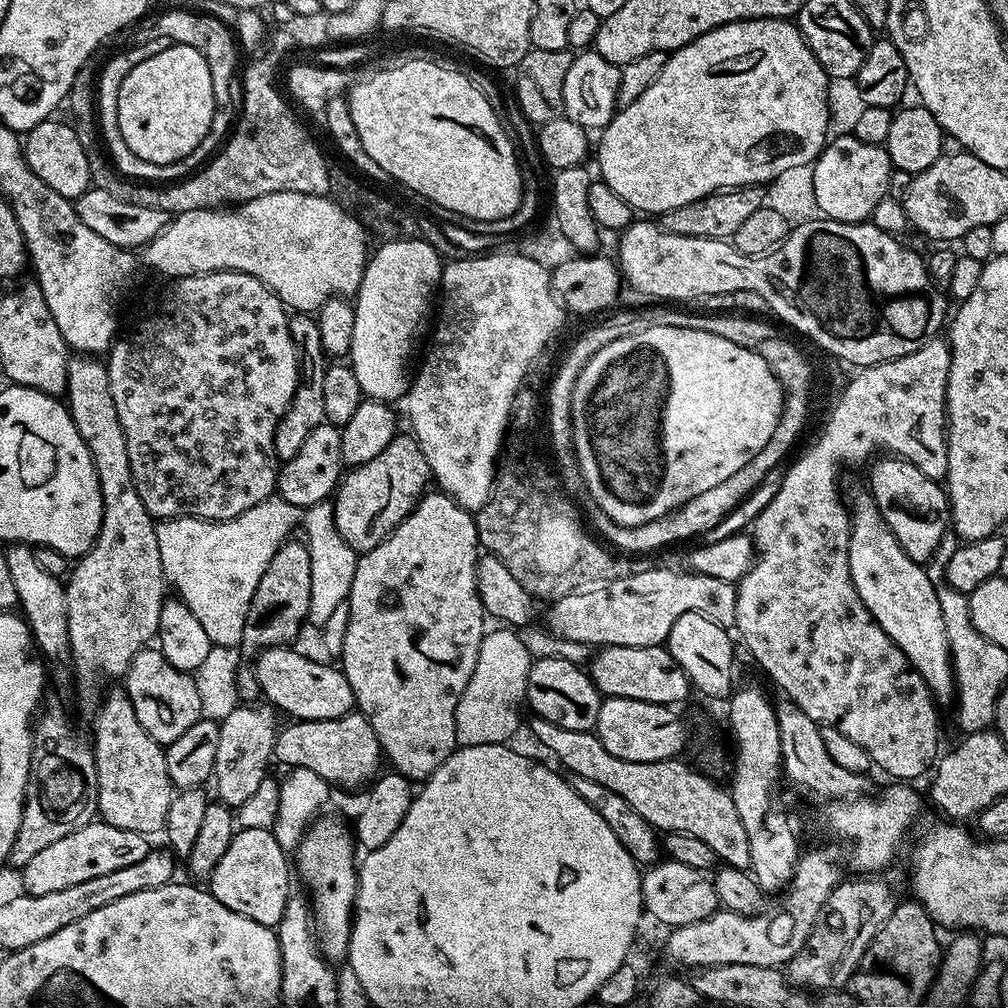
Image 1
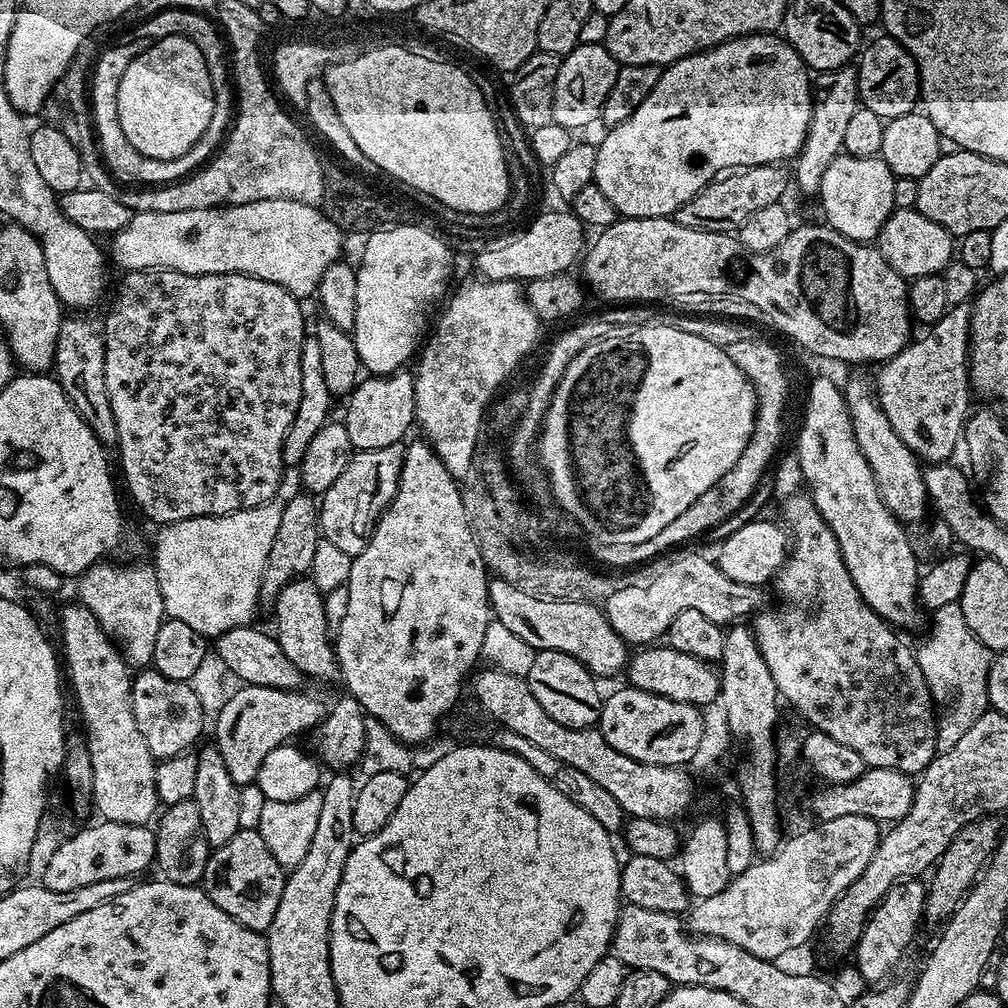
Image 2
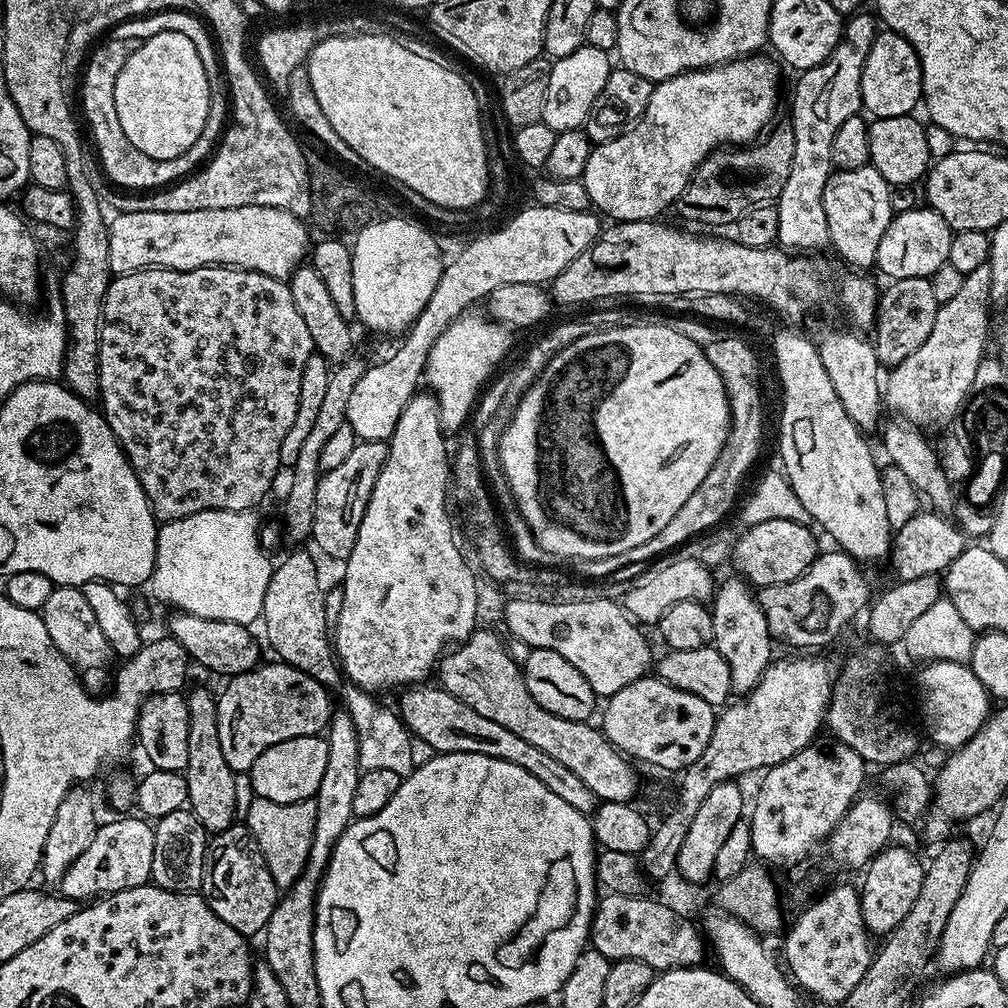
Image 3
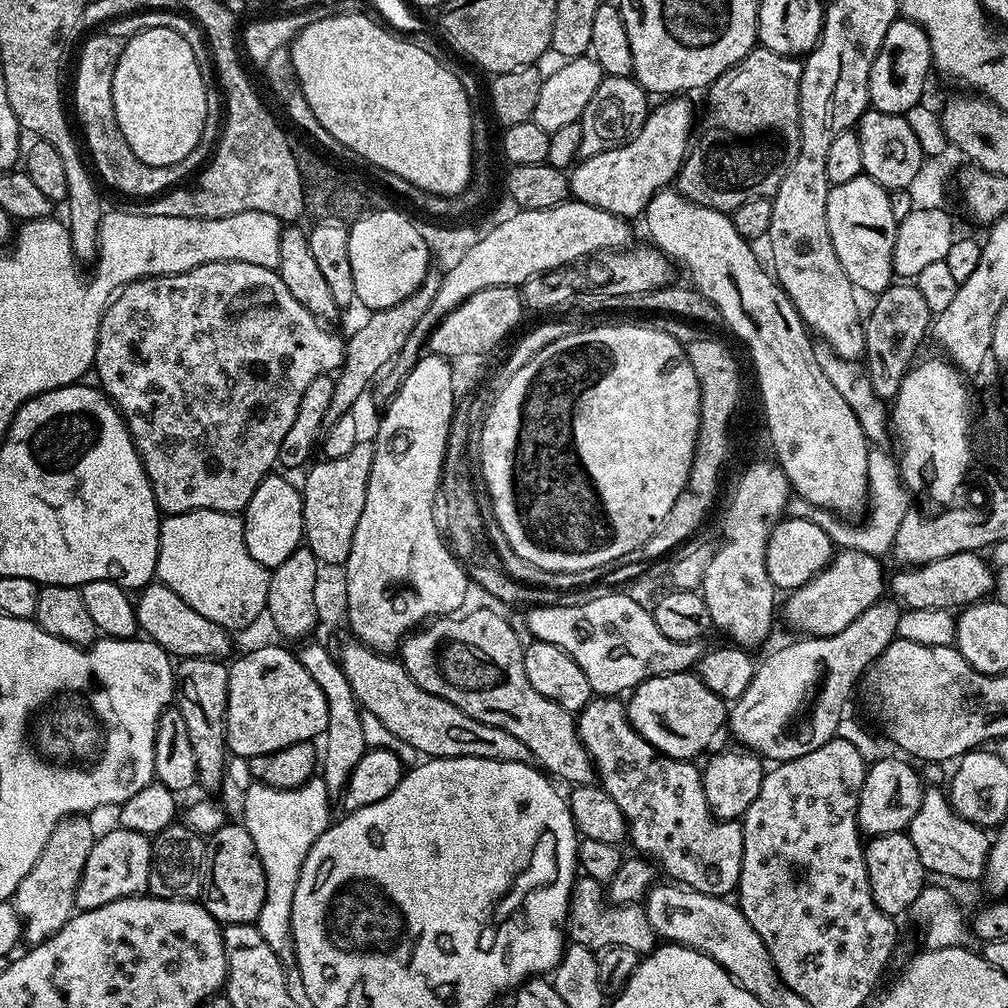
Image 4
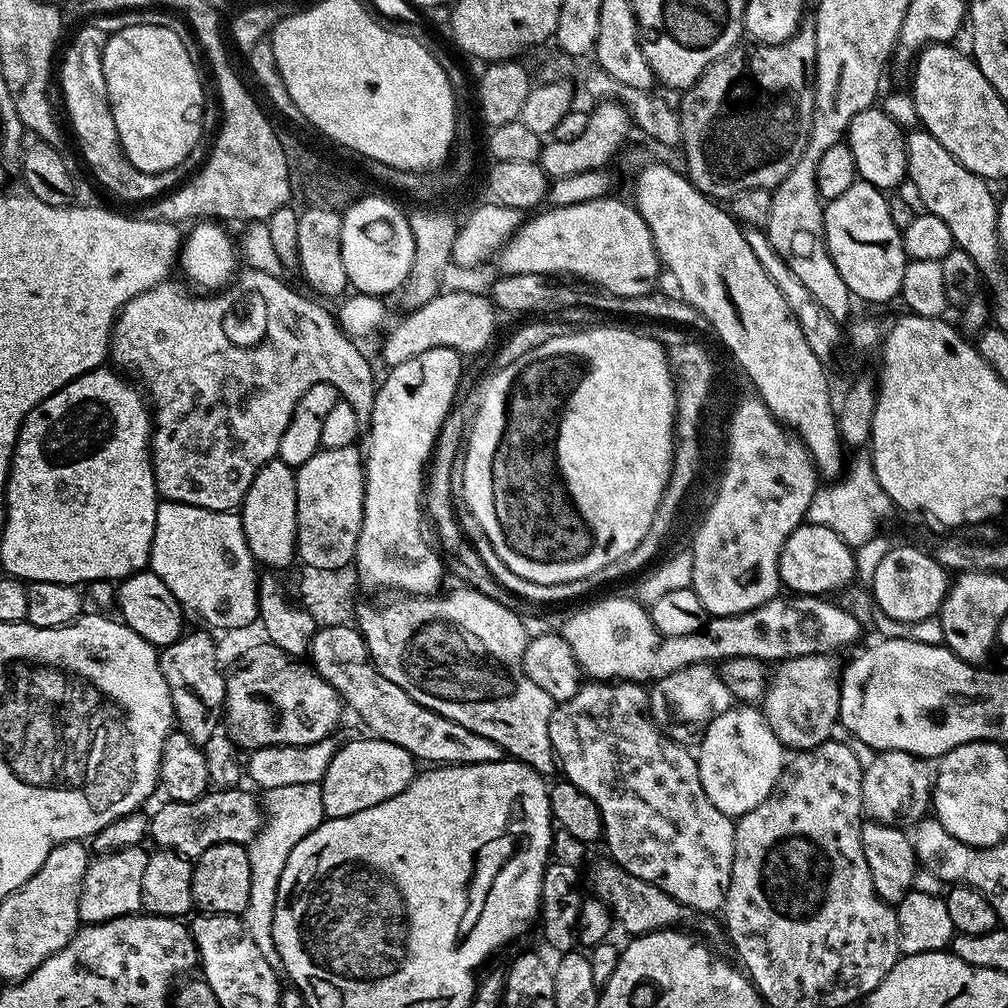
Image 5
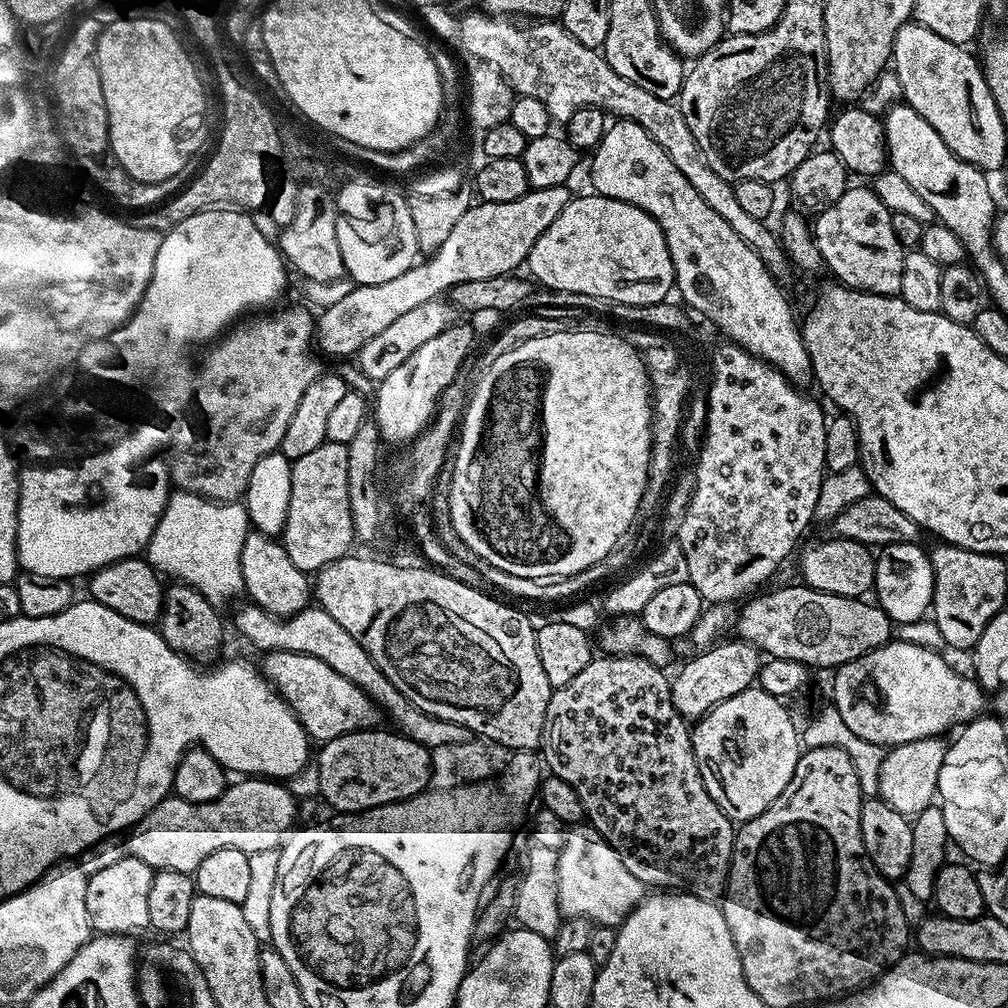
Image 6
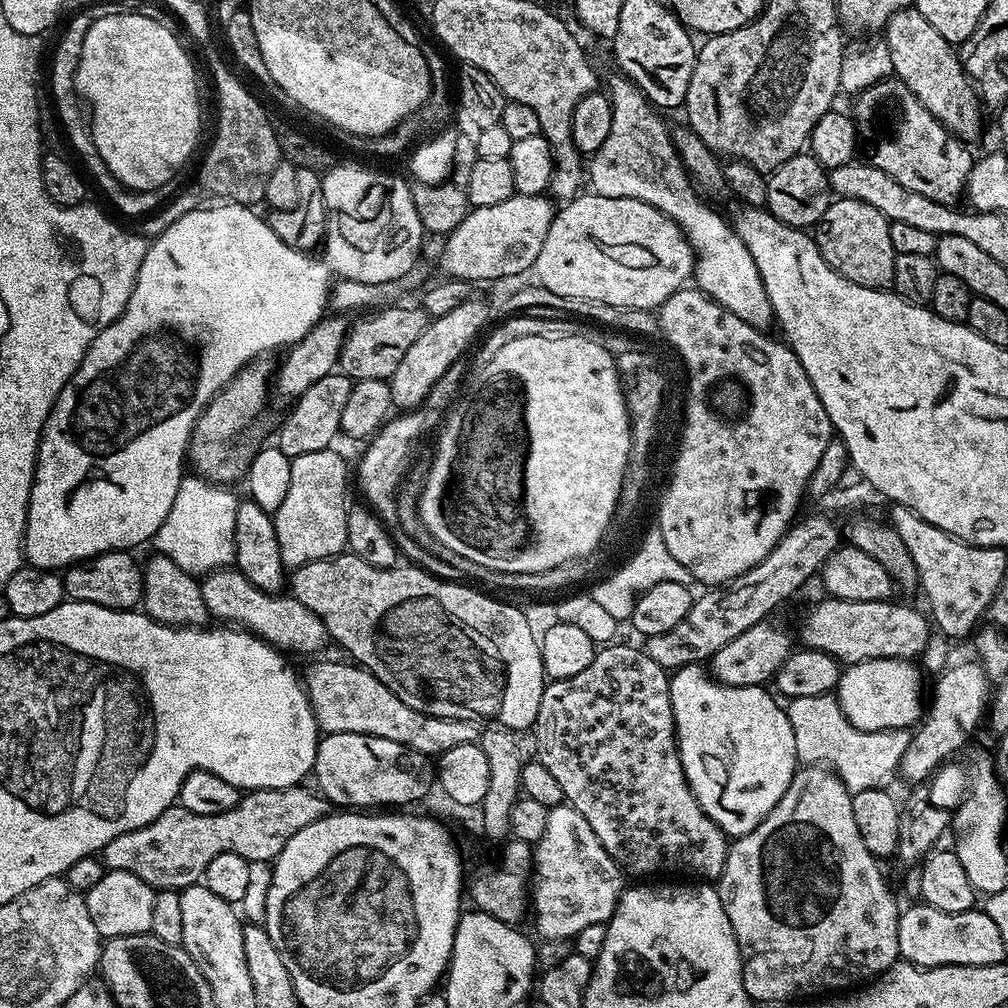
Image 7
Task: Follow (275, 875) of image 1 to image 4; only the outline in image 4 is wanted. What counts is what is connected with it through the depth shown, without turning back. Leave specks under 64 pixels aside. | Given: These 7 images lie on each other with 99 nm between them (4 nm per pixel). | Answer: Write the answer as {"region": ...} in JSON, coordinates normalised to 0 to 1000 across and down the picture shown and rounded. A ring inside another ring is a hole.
{"region":[[[223,815],[216,824],[205,830],[202,839],[202,858],[198,868],[197,896],[211,911],[224,917],[253,917],[257,904],[264,892],[264,867],[261,866],[260,855],[257,853],[256,843],[252,833],[238,815]]]}

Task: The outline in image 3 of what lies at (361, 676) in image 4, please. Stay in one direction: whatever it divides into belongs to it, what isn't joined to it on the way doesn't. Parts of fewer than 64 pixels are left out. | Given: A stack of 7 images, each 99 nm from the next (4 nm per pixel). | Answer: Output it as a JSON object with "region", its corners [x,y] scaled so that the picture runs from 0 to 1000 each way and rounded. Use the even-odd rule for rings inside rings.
{"region":[[[409,681],[396,688],[398,690],[395,709],[417,738],[418,736],[426,738],[430,742],[429,746],[433,748],[438,746],[482,748],[486,752],[494,752],[499,757],[518,760],[518,764],[526,768],[529,774],[534,775],[536,780],[544,785],[545,790],[558,792],[558,796],[565,800],[569,806],[586,808],[591,805],[593,795],[589,784],[585,784],[585,780],[580,780],[563,760],[558,760],[558,756],[546,752],[546,748],[534,744],[534,740],[514,732],[514,728],[494,720],[494,716],[486,716],[486,712],[474,708],[474,704],[466,704],[462,696],[450,692],[450,688],[446,688],[440,683],[425,682]]]}

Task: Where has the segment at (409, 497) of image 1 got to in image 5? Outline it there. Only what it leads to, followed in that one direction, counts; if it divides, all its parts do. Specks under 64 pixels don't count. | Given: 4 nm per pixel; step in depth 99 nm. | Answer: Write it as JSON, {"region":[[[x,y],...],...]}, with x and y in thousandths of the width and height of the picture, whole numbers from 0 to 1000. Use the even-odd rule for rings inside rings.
{"region":[[[353,440],[335,442],[335,446],[318,444],[312,454],[293,465],[295,480],[295,540],[294,552],[303,564],[335,565],[348,561],[353,554],[353,539],[361,513],[362,453]]]}

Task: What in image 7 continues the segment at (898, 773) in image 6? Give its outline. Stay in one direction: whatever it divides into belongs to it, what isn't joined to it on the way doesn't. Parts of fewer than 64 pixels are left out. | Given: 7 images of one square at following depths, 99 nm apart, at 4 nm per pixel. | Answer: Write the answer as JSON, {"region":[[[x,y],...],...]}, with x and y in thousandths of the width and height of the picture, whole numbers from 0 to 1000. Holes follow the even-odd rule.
{"region":[[[961,653],[957,659],[947,659],[945,658],[943,661],[938,663],[936,667],[928,672],[929,684],[925,687],[925,695],[922,698],[920,695],[919,705],[916,707],[911,721],[905,726],[903,740],[899,740],[899,748],[895,748],[895,756],[893,757],[892,764],[894,771],[898,770],[901,774],[920,775],[938,757],[940,751],[937,750],[950,745],[967,728],[972,714],[974,718],[974,713],[978,708],[978,697],[982,692],[982,676],[980,670],[976,667],[976,662],[967,654]]]}

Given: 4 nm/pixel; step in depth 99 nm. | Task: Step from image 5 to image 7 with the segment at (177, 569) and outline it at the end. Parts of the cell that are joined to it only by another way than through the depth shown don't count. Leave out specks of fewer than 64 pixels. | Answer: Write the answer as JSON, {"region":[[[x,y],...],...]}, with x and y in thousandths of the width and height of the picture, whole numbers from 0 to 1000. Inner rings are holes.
{"region":[[[193,470],[184,471],[173,494],[173,502],[169,502],[169,510],[165,510],[165,518],[161,518],[155,527],[154,547],[177,558],[181,565],[195,573],[214,563],[227,563],[234,555],[232,510],[236,508],[237,501],[236,492],[225,483],[209,480]]]}

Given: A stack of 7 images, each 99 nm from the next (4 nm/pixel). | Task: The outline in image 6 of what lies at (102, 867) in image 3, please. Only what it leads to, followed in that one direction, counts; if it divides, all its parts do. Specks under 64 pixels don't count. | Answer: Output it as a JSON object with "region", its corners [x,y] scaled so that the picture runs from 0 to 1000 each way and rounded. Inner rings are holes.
{"region":[[[124,847],[113,859],[87,870],[85,904],[92,926],[104,929],[135,927],[138,921],[146,922],[149,911],[149,875],[153,862],[137,851]]]}

